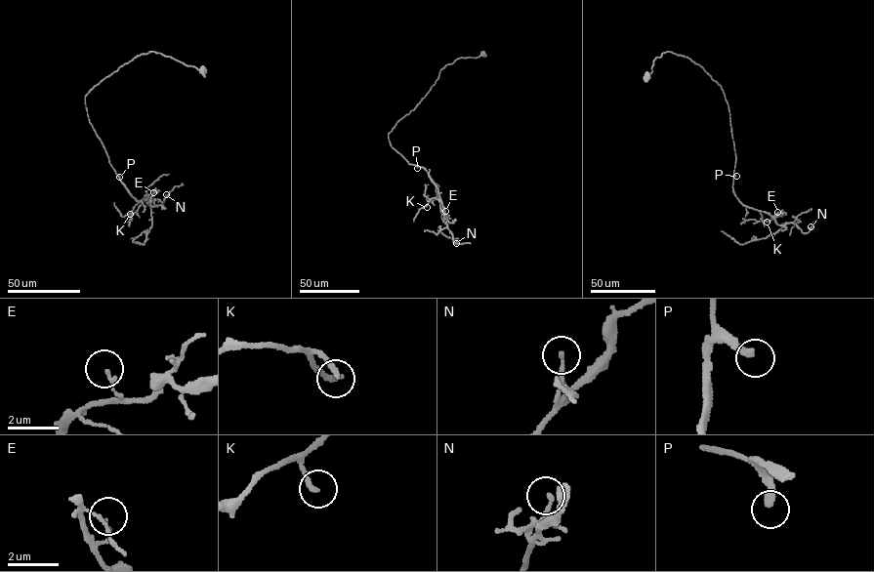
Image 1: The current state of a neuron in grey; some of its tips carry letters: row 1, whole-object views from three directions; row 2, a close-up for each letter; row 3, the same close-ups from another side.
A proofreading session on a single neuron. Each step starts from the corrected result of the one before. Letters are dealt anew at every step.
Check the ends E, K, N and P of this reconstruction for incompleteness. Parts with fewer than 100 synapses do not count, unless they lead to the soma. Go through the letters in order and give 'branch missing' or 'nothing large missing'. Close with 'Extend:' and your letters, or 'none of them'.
E: nothing large missing
K: nothing large missing
N: nothing large missing
P: branch missing
Extend: P

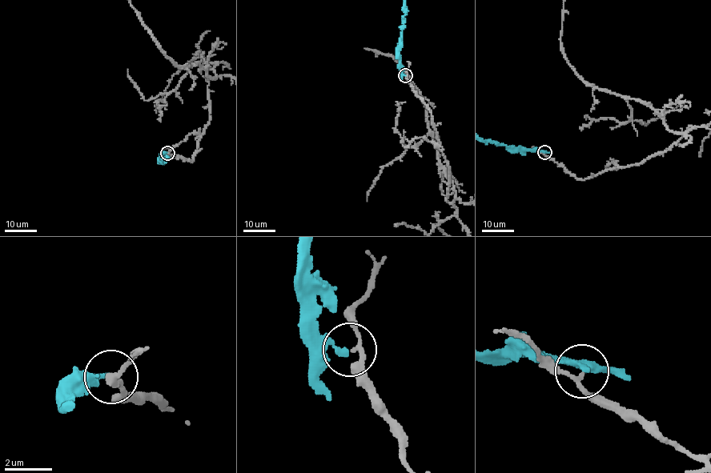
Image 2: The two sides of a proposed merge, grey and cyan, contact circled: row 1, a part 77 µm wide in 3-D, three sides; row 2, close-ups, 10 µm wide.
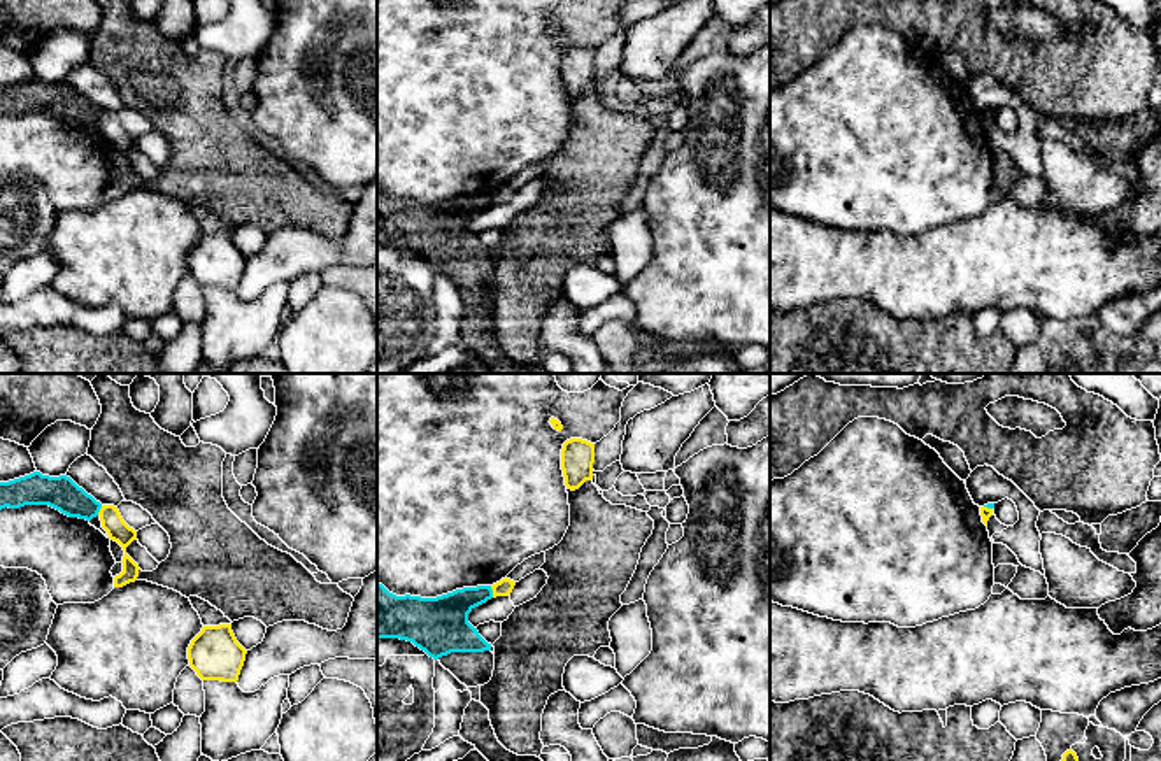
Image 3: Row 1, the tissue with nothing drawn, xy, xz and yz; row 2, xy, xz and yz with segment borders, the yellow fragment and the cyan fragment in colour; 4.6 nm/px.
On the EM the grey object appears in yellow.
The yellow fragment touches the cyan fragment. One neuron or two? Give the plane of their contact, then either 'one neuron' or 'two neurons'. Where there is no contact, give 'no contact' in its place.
meets yellow in xz; two neurons

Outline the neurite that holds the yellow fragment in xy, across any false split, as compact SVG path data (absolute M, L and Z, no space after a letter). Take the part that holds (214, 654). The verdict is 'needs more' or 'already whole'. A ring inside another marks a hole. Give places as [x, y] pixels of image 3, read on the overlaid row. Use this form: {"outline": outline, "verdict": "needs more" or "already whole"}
{"outline": "M231 624L203 626L188 647L189 666L202 680L237 682L246 654Z", "verdict": "already whole"}

